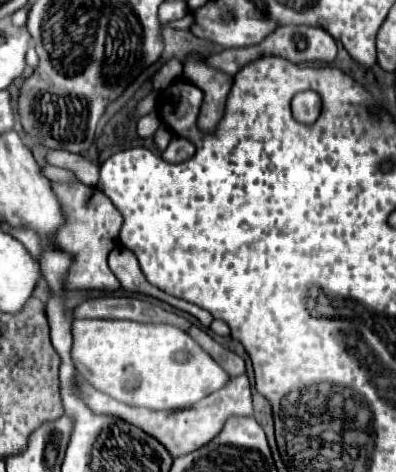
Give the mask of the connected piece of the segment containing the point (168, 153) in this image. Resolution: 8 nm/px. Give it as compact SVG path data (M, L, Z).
M172 137L168 149L162 153L162 159L168 163L180 163L180 161L188 161L194 155L196 147L182 137Z

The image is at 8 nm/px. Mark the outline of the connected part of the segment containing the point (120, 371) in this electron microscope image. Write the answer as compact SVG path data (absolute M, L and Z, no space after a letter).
M76 319L72 323L72 361L98 391L134 407L186 409L226 385L228 373L174 325L136 321Z

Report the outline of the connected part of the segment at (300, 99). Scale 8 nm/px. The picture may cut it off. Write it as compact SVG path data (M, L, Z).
M314 91L298 93L292 99L292 115L296 121L300 121L304 125L314 123L320 115L320 97Z

